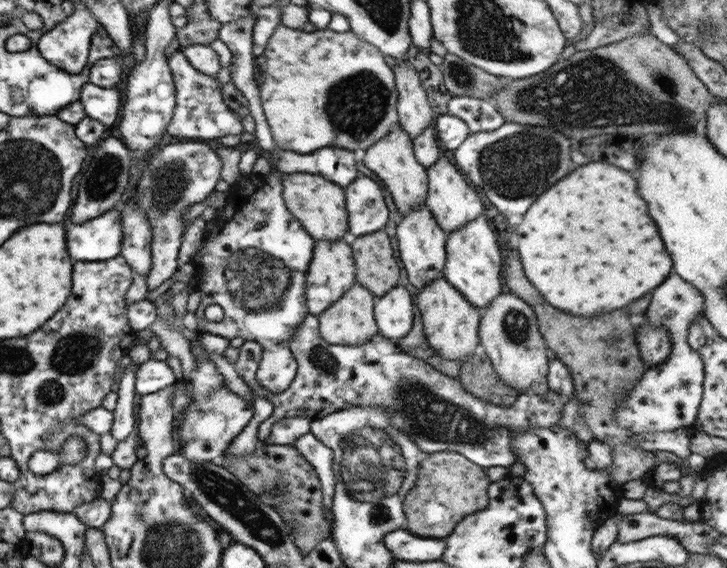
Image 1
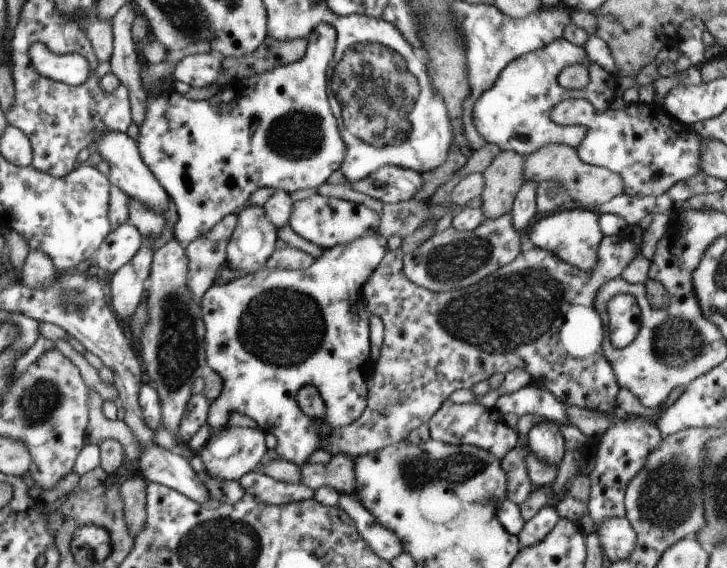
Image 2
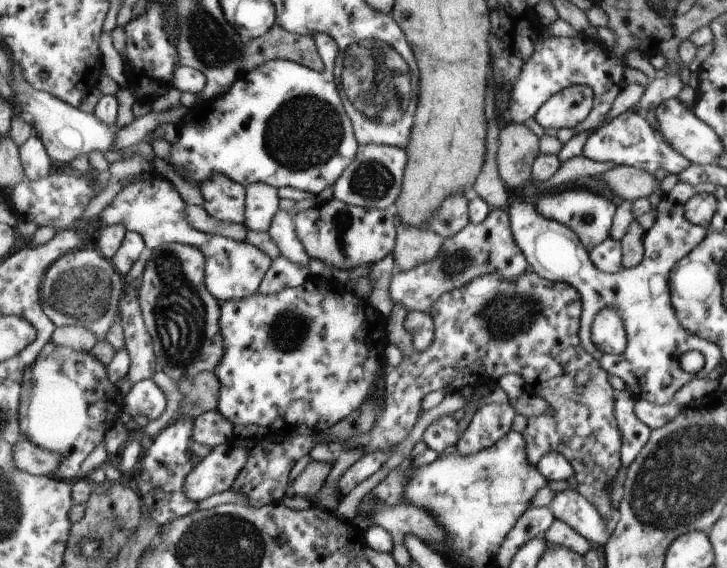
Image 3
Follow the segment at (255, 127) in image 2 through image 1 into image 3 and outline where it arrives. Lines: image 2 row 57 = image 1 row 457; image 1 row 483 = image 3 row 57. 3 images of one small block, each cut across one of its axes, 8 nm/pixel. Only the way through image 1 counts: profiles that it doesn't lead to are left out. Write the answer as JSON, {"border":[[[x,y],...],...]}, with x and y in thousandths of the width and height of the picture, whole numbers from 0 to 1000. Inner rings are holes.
{"border":[[[433,56],[431,74],[444,109],[442,127],[425,123],[398,106],[373,106],[345,127],[326,134],[323,144],[318,144],[318,151],[301,173],[271,180],[257,194],[257,201],[241,218],[243,239],[232,254],[230,282],[230,289],[238,292],[241,306],[246,306],[252,320],[260,320],[276,335],[276,327],[290,320],[290,313],[315,313],[337,331],[345,324],[367,324],[378,335],[387,327],[403,327],[409,335],[428,338],[431,345],[461,324],[472,299],[488,285],[494,254],[458,148],[458,120],[466,85],[453,60]]]}

